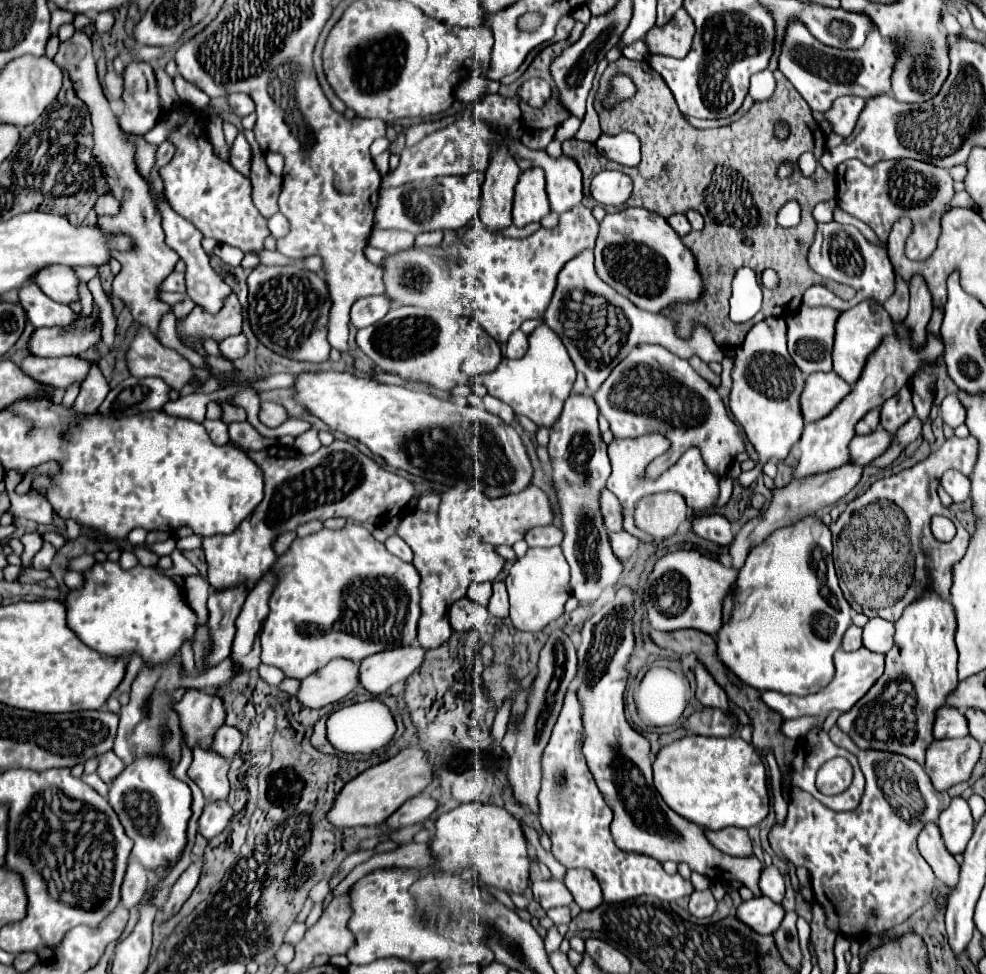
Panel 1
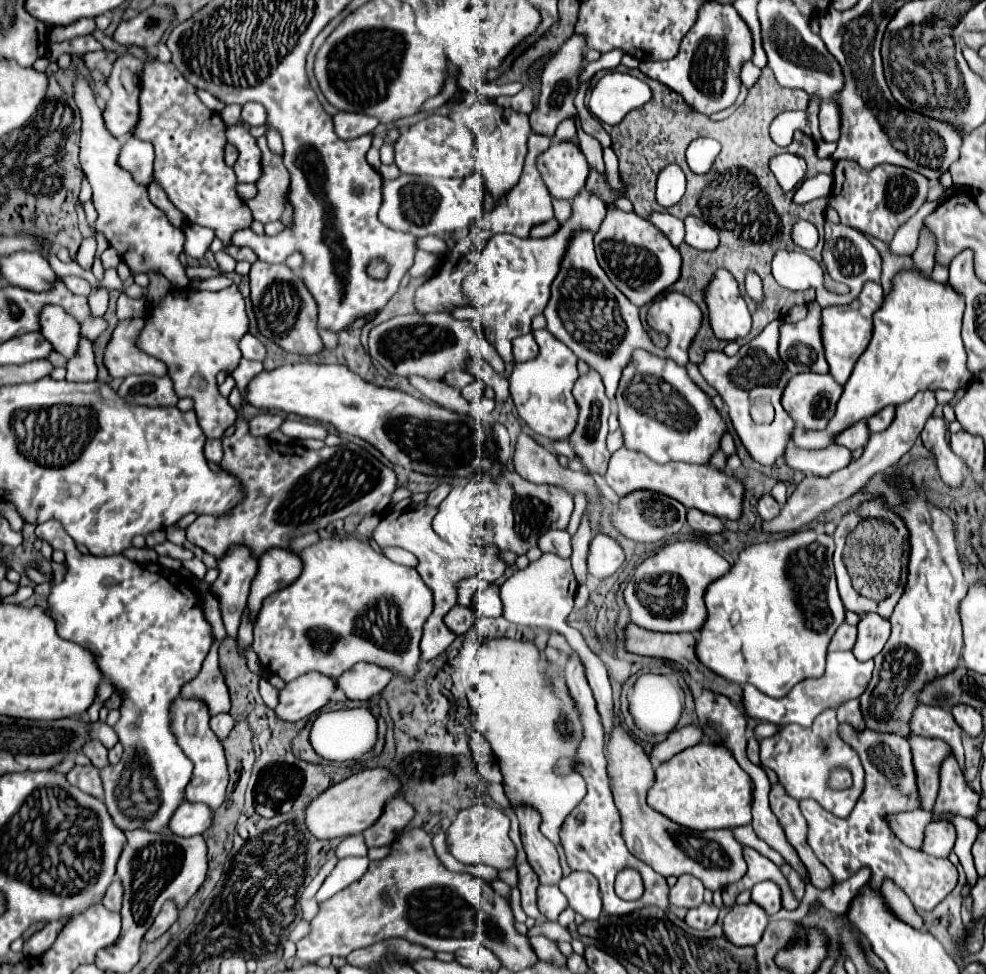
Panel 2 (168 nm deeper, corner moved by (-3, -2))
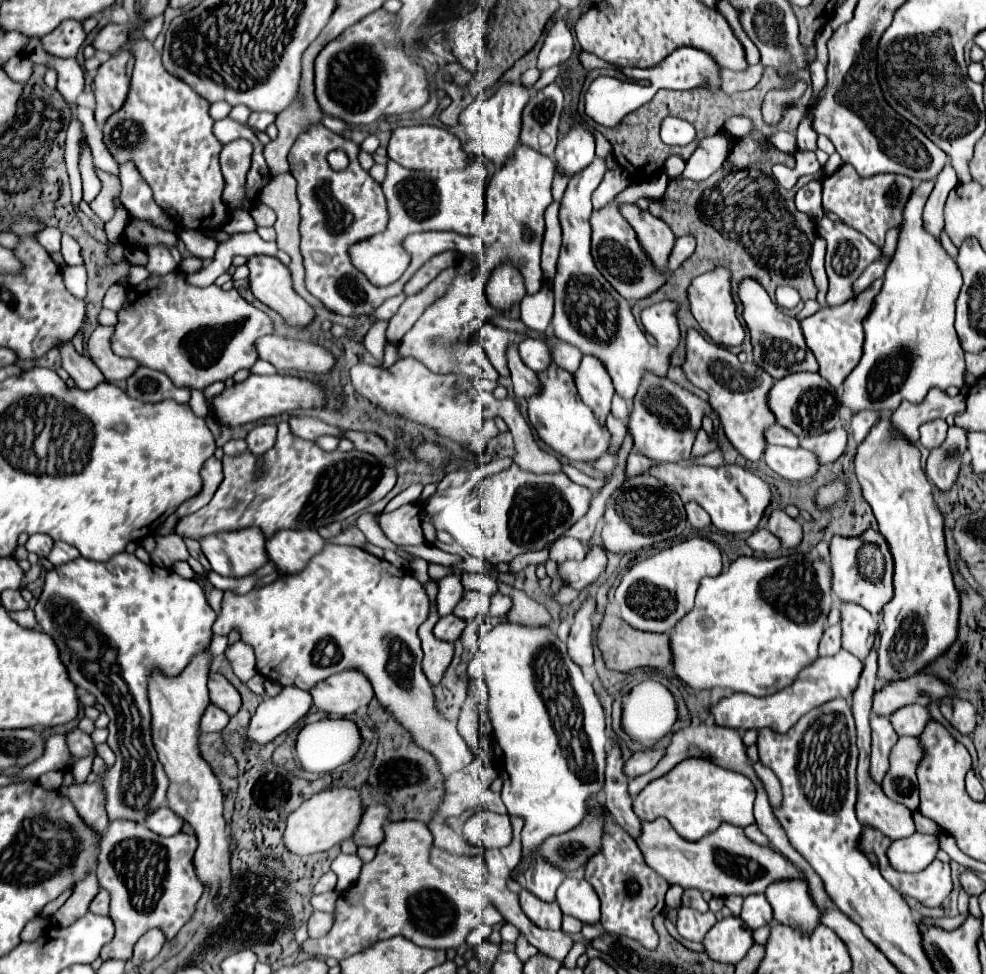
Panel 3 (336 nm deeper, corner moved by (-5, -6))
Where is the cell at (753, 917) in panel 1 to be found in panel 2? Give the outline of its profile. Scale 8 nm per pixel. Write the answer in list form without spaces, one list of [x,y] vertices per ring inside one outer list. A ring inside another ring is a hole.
[[[751,902],[733,906],[723,918],[723,936],[733,946],[755,946],[767,928],[767,918],[769,916]]]

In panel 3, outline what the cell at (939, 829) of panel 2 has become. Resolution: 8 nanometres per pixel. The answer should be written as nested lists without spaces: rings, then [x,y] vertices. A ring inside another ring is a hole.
[[[915,832],[909,838],[895,840],[889,846],[887,854],[889,854],[889,862],[895,870],[921,872],[935,860],[939,850],[941,850],[941,846],[939,846],[937,836],[927,836],[927,834]]]

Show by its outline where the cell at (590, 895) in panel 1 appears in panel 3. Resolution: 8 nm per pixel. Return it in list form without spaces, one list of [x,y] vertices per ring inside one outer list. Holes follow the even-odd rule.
[[[567,878],[557,890],[557,902],[563,914],[579,918],[583,924],[599,924],[599,900],[597,892],[587,884],[587,880]]]

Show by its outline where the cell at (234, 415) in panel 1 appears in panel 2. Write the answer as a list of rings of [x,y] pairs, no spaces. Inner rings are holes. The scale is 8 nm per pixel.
[[[231,284],[225,290],[217,290],[217,292],[207,292],[207,290],[193,290],[193,288],[185,288],[185,290],[173,290],[167,296],[161,298],[161,302],[157,306],[153,306],[146,311],[143,316],[145,326],[141,330],[141,334],[137,336],[135,344],[139,350],[143,350],[145,354],[161,360],[167,364],[169,376],[175,382],[175,392],[179,398],[189,396],[195,402],[195,414],[199,418],[199,426],[203,428],[205,436],[209,440],[219,440],[223,438],[223,432],[235,424],[237,414],[233,410],[233,406],[227,402],[227,398],[223,398],[217,390],[217,374],[219,372],[227,372],[231,374],[239,360],[241,360],[241,350],[239,350],[239,340],[243,334],[247,334],[249,330],[249,318],[245,312],[245,302],[241,292],[237,290],[235,284]]]

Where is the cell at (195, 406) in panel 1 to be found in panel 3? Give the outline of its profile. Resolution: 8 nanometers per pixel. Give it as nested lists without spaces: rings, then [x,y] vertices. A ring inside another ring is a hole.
[[[193,390],[191,392],[191,400],[189,400],[189,406],[191,406],[191,410],[197,414],[197,416],[207,416],[209,414],[209,408],[207,408],[207,400],[205,400],[205,396],[203,396],[203,392],[199,392],[199,390]]]

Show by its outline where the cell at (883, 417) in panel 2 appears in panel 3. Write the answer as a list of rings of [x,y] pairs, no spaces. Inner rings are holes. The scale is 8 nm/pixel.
[[[863,410],[863,412],[857,412],[853,418],[851,418],[851,436],[855,438],[857,444],[861,444],[865,440],[865,436],[871,432],[873,424],[877,424],[879,420],[879,412],[873,412],[873,410]]]

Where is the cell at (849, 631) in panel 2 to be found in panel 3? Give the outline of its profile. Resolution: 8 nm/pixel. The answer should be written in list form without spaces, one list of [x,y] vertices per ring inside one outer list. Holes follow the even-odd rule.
[[[829,626],[825,628],[825,634],[819,644],[821,656],[833,656],[841,650],[841,626]]]

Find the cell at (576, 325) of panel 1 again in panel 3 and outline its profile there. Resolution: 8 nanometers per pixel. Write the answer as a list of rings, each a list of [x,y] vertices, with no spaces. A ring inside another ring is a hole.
[[[595,158],[583,172],[573,176],[567,184],[561,200],[559,220],[563,228],[563,246],[557,262],[557,274],[553,280],[555,314],[551,320],[553,336],[579,348],[583,354],[597,356],[605,362],[605,368],[613,380],[615,392],[631,402],[645,370],[665,376],[671,362],[671,352],[657,352],[645,338],[645,332],[637,326],[631,304],[619,296],[619,292],[601,276],[591,256],[591,192],[603,180],[607,172],[605,160]]]

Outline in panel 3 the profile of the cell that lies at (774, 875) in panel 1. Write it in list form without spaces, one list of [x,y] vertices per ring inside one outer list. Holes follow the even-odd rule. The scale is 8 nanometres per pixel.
[[[753,894],[753,896],[745,898],[741,920],[751,930],[755,930],[759,926],[765,926],[765,924],[769,924],[773,920],[773,910],[769,908],[769,902],[767,902],[765,894]]]

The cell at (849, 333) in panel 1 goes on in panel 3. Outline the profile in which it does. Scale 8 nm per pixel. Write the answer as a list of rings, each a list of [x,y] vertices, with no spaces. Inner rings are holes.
[[[875,280],[865,292],[853,296],[849,302],[835,306],[835,308],[821,308],[817,314],[805,318],[801,322],[801,330],[805,336],[807,346],[813,350],[817,362],[819,362],[819,374],[833,384],[835,388],[845,382],[849,372],[859,364],[861,354],[863,354],[863,342],[865,342],[865,332],[863,332],[863,318],[869,314],[871,304],[875,296],[881,290],[883,280]]]

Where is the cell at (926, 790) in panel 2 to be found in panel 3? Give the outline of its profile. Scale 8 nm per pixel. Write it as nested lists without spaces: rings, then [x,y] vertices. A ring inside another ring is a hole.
[[[903,736],[891,752],[891,768],[883,780],[883,792],[893,802],[905,804],[911,812],[917,810],[919,792],[917,792],[917,768],[925,758],[921,740]]]

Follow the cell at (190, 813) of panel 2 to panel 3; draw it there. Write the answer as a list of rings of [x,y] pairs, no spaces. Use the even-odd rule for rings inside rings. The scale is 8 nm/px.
[[[161,806],[157,812],[153,812],[147,820],[145,826],[161,836],[173,836],[179,834],[185,826],[185,820],[181,820],[181,816],[177,816],[171,808]]]

